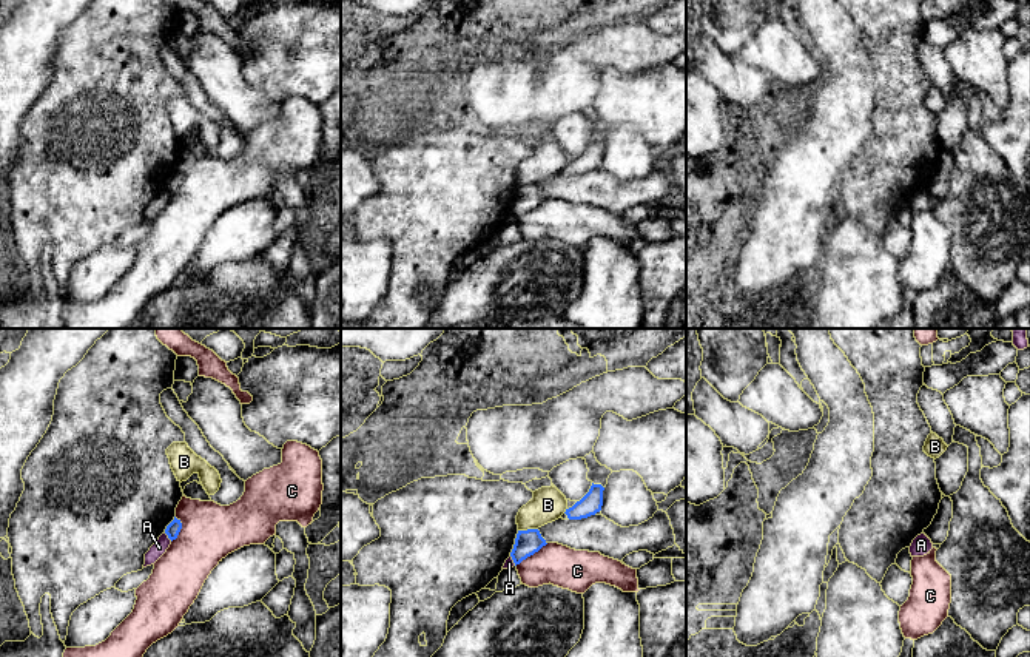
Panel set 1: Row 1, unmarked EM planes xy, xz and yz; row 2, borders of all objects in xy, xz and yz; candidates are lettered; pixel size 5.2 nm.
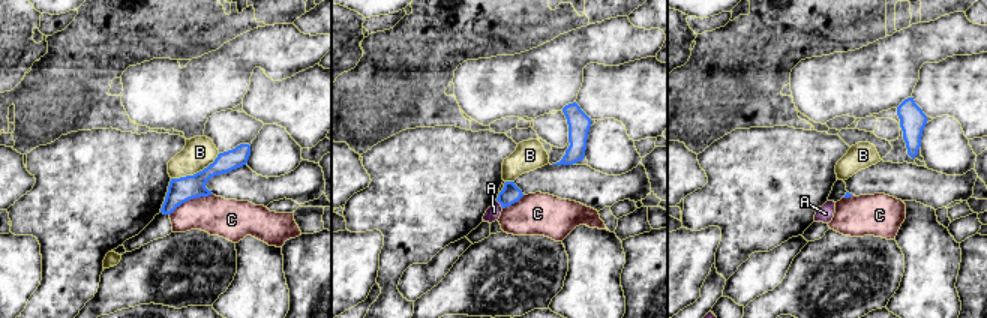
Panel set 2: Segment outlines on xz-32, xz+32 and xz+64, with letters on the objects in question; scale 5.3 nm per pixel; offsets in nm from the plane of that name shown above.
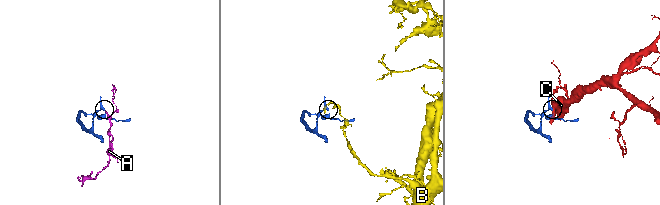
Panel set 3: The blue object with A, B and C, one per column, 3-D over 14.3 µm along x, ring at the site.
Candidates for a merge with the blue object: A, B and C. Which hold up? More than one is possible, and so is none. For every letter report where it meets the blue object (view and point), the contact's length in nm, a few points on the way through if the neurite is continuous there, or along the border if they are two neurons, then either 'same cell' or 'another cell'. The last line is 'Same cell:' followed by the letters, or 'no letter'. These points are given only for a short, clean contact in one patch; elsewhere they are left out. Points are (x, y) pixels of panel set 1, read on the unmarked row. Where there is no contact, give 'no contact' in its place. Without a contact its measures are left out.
A: xy (168, 192) | 60 nm | along xy (165, 187), (171, 195) | another cell
B: xz (528, 184) | 110 nm | along xz (537, 182), (518, 185) | another cell
C: xz (531, 208) | 200 nm | along xz (548, 198), (515, 219) | another cell
Same cell: no letter

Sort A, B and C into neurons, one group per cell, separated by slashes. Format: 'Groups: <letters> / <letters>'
Groups: A / B / C

